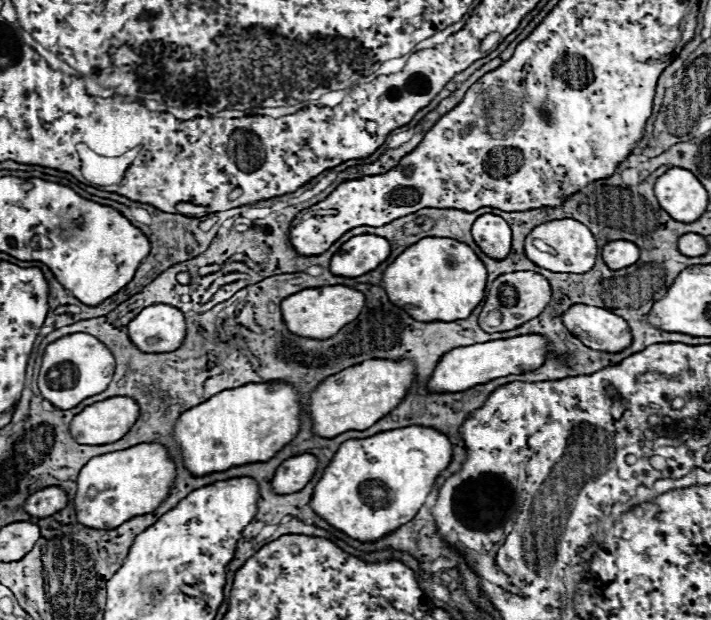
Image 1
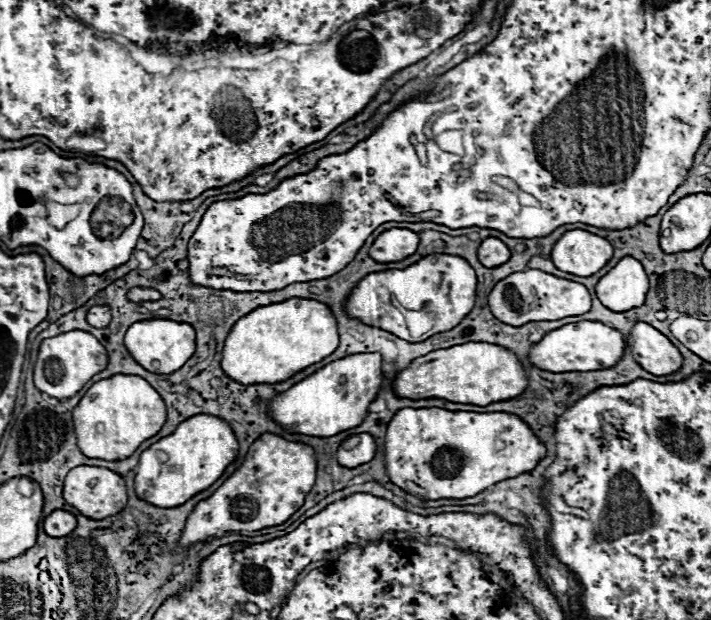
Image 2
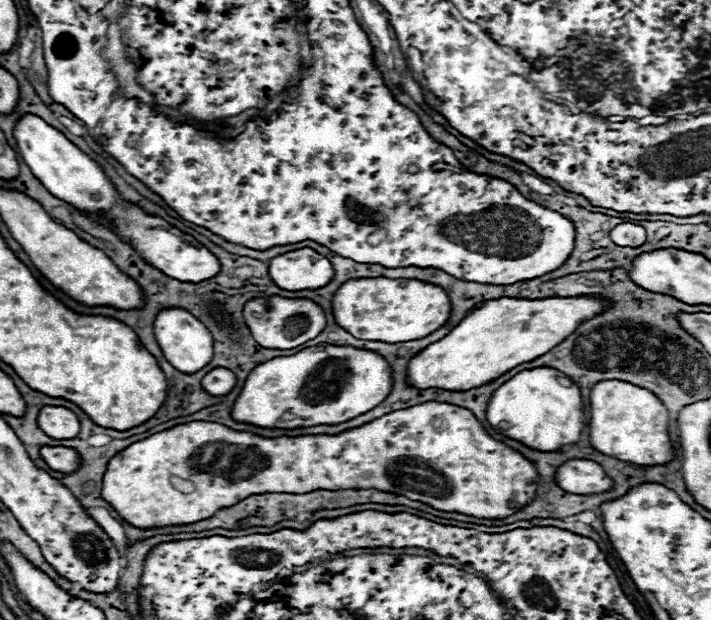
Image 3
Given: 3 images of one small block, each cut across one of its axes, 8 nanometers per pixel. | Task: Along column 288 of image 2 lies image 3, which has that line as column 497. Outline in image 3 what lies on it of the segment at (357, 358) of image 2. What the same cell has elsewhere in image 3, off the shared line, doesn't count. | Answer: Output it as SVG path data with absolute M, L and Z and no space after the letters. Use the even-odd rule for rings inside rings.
M534 368L518 372L498 390L494 390L486 408L486 418L490 426L496 428L500 434L540 452L554 452L554 448L562 448L566 444L574 444L574 440L580 440L580 432L584 428L584 404L578 386L568 376L564 376L556 368Z

